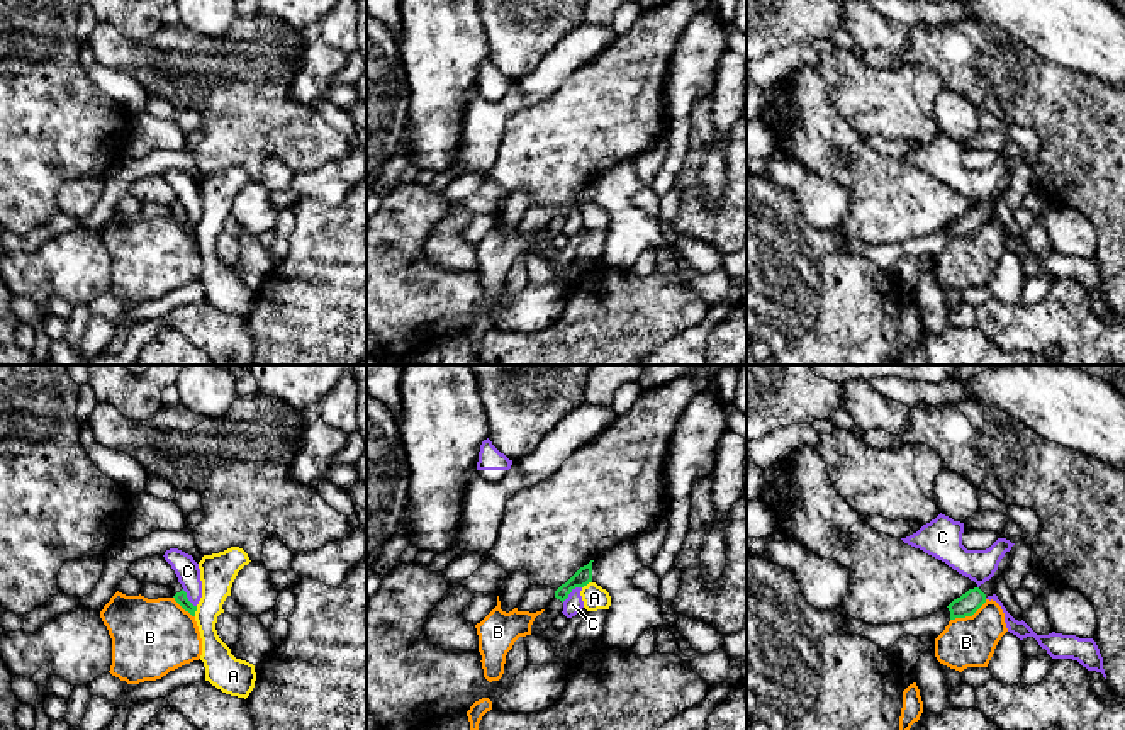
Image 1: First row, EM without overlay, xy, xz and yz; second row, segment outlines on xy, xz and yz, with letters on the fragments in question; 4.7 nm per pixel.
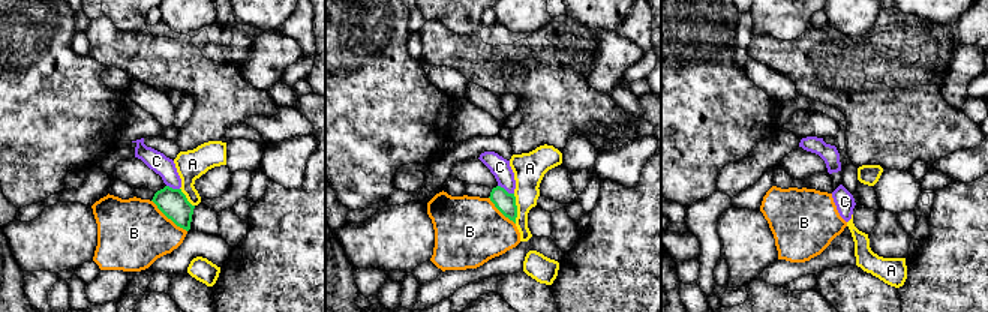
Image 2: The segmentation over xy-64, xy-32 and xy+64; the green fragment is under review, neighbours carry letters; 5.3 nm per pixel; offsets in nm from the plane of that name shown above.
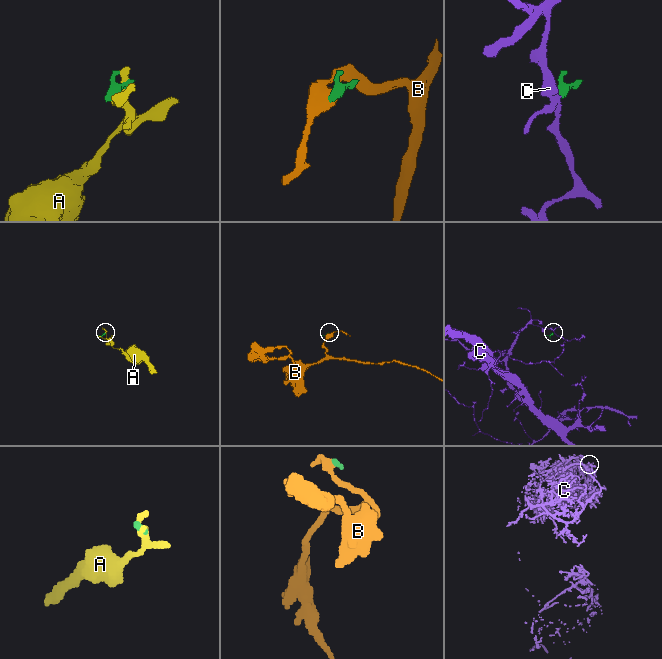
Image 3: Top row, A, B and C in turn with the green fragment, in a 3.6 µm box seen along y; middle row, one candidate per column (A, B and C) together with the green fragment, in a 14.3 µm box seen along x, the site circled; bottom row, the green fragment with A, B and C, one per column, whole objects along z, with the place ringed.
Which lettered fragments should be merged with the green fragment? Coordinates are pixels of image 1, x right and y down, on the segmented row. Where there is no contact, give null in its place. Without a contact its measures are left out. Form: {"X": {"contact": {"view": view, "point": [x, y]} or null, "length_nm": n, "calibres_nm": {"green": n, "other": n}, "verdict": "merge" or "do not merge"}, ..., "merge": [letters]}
{"A": {"contact": {"view": "xy", "point": [195, 610]}, "length_nm": 50, "calibres_nm": {"green": 60, "other": 170}, "verdict": "do not merge"}, "B": {"contact": {"view": "yz", "point": [968, 615]}, "length_nm": 200, "calibres_nm": {"green": 100, "other": 240}, "verdict": "do not merge"}, "C": {"contact": {"view": "xz", "point": [570, 591]}, "length_nm": 120, "calibres_nm": {"green": 80, "other": 90}, "verdict": "do not merge"}, "merge": []}

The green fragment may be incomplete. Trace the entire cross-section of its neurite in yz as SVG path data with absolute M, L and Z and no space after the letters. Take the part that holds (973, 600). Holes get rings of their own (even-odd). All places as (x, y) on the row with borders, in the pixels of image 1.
M993 579L986 581L979 587L969 589L947 606L950 620L972 616L986 603L986 598L993 594L996 594Z

